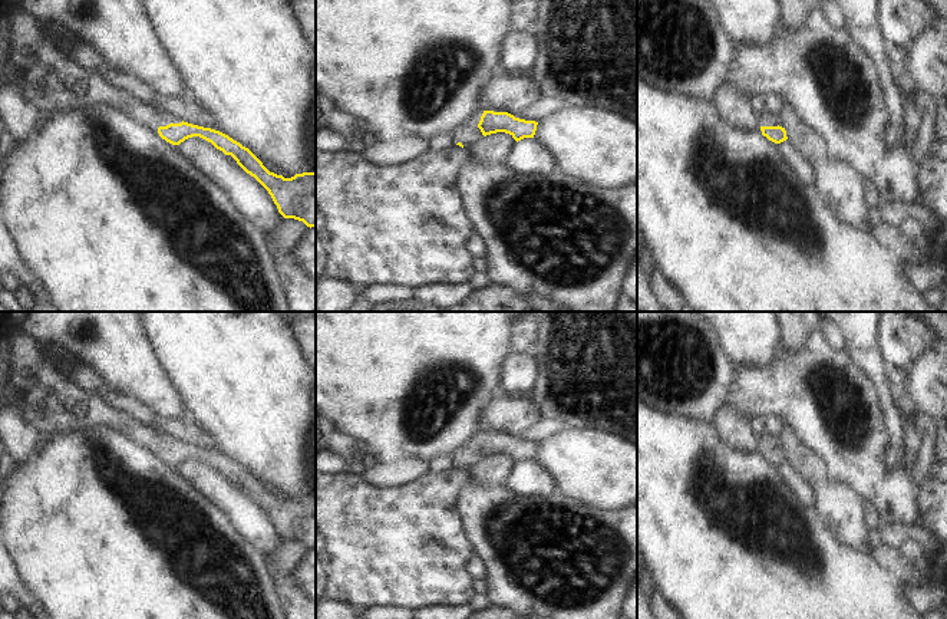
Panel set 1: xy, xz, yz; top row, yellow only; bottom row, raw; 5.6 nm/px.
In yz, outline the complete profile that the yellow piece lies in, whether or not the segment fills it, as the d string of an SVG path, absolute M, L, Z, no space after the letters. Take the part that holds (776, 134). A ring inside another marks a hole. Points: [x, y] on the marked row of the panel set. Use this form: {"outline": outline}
{"outline": "M763 112L759 116L759 126L762 135L775 144L781 144L788 139L785 128L781 126L782 119L781 115L773 115L769 112Z"}

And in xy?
{"outline": "M22 7L11 13L10 26L11 52L7 68L13 78L6 83L20 86L42 112L109 103L149 126L156 126L159 136L172 145L199 136L231 155L254 177L268 191L284 218L316 227L316 172L284 178L270 172L248 148L228 135L184 122L145 105L129 92L108 83L96 72L82 68L56 43L49 27Z"}

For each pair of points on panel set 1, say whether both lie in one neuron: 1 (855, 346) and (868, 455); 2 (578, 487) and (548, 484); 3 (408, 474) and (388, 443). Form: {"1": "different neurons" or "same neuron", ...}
{"1": "different neurons", "2": "different neurons", "3": "different neurons"}

